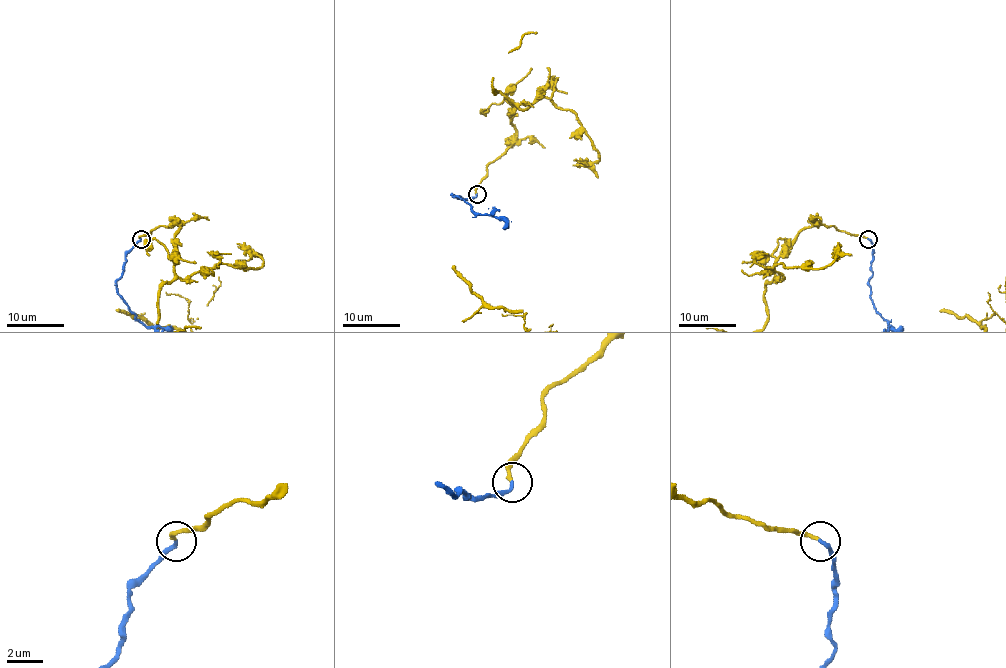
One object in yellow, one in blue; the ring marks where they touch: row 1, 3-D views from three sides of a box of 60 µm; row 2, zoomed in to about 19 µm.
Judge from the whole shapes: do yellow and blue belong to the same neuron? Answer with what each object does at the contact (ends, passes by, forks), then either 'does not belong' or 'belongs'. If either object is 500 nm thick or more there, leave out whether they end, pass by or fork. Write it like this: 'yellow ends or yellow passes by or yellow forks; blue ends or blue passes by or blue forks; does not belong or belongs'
yellow ends; blue ends; belongs

